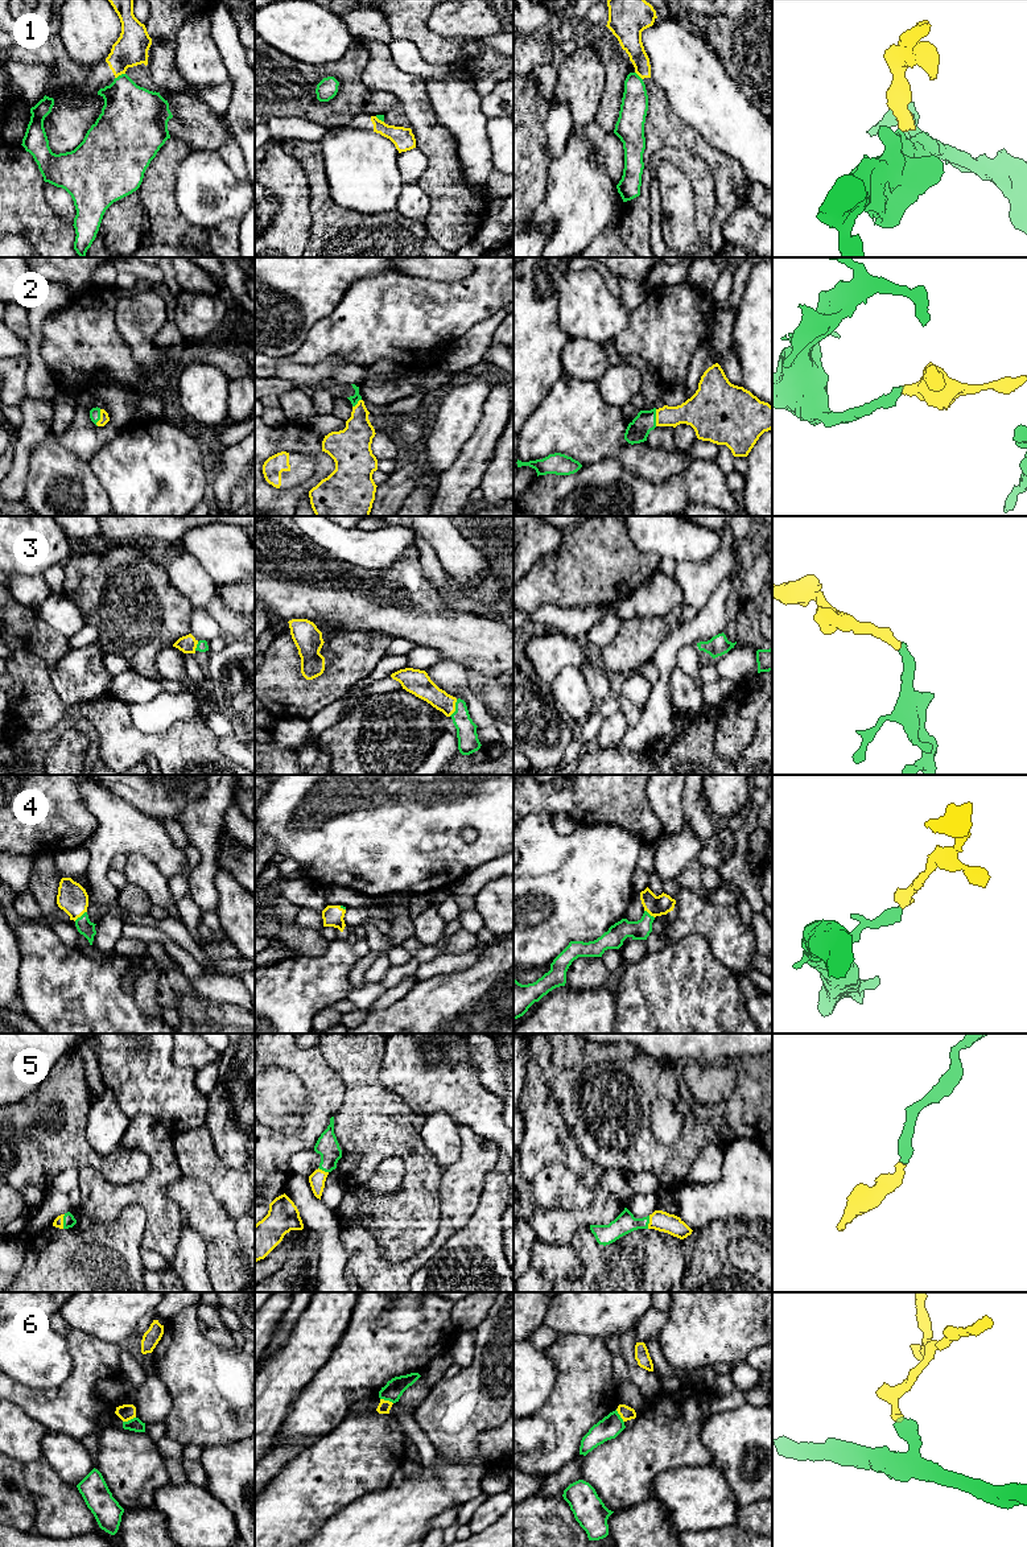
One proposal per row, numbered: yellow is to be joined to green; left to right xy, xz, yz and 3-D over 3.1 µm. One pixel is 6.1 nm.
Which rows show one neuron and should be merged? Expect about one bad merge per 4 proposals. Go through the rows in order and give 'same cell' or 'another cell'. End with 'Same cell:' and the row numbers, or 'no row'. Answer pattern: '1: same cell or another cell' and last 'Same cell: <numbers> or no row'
1: another cell
2: same cell
3: same cell
4: same cell
5: same cell
6: another cell
Same cell: 2, 3, 4, 5

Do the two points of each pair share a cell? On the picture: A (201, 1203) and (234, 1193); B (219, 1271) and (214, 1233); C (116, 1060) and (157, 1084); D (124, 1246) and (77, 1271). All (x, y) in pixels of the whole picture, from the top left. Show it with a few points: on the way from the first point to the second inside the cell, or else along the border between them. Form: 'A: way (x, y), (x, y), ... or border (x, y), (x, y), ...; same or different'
A: border (193, 1178), (201, 1179), (235, 1220); different
B: way (219, 1262), (219, 1242); same
C: way (127, 1064), (132, 1064), (147, 1079); same
D: way (112, 1253), (94, 1271), (89, 1271); same

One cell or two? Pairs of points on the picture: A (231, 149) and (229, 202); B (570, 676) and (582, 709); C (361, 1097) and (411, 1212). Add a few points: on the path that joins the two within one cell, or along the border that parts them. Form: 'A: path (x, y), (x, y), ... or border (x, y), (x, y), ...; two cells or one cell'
A: border (215, 151), (240, 180); two cells
B: path (570, 684), (570, 691), (578, 701); one cell
C: path (388, 1126), (407, 1145), (412, 1183); one cell

